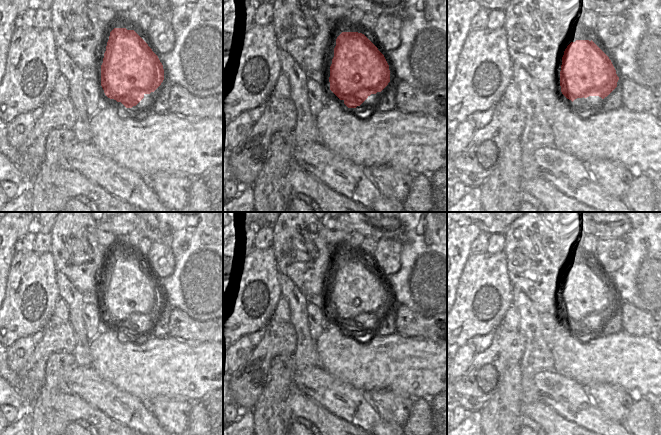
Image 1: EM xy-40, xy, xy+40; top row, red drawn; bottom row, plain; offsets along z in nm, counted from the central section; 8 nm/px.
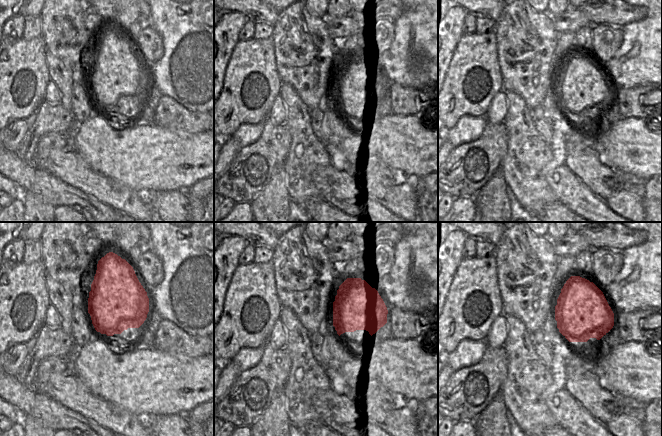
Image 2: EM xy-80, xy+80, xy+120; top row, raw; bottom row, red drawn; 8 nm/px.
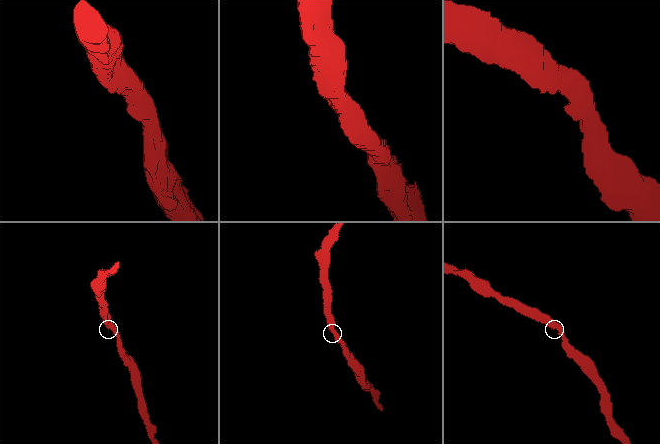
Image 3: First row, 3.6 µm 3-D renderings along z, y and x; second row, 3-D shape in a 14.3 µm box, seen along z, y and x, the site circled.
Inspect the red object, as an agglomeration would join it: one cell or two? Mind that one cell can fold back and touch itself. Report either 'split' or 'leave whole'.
leave whole

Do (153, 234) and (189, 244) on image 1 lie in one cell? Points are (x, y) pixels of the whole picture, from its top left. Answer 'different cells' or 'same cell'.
different cells

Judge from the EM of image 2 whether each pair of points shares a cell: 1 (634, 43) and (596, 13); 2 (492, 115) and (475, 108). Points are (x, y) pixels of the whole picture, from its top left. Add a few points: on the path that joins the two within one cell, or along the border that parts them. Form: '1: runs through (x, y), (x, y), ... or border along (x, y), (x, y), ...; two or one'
1: border along (643, 17), (637, 21), (626, 23), (621, 27); two
2: border along (499, 92), (493, 97), (487, 112), (483, 116); two

